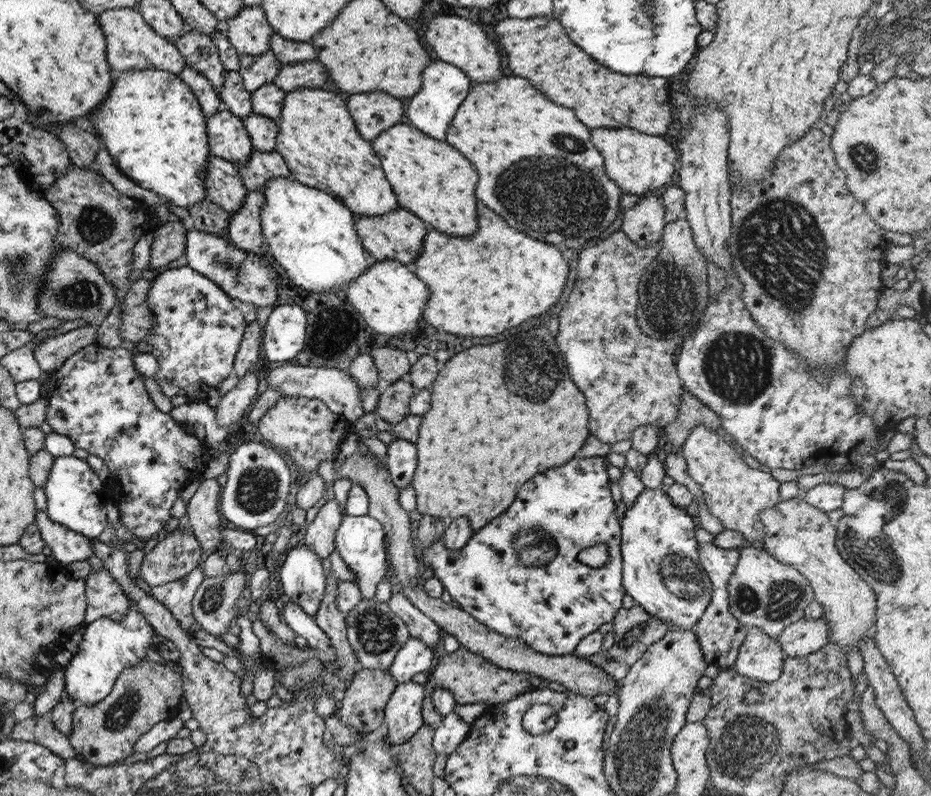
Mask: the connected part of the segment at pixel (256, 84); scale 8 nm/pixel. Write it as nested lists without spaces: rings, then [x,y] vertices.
[[[267,51],[253,56],[240,54],[238,65],[238,74],[242,79],[243,89],[251,93],[261,88],[263,84],[271,83],[282,63],[271,51]]]

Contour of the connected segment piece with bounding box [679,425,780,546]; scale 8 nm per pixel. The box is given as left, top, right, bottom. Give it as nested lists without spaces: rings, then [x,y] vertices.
[[[705,425],[694,426],[679,447],[679,452],[685,459],[688,475],[700,488],[699,496],[707,512],[717,517],[724,529],[738,532],[744,540],[744,545],[756,546],[764,535],[760,510],[780,501],[779,484],[769,473],[745,465],[740,454],[714,431],[705,428]]]

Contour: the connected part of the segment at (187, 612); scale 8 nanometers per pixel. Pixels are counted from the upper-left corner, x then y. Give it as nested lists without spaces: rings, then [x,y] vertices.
[[[197,566],[177,581],[149,588],[150,597],[169,610],[187,636],[192,632],[191,624],[194,622],[191,616],[191,602],[202,579],[202,568]]]

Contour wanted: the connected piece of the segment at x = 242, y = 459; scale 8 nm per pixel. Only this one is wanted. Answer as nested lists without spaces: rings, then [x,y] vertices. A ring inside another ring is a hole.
[[[248,440],[235,447],[224,473],[226,483],[221,487],[218,498],[218,511],[223,521],[252,533],[255,529],[272,528],[285,509],[291,484],[289,466],[283,456],[263,442]]]

